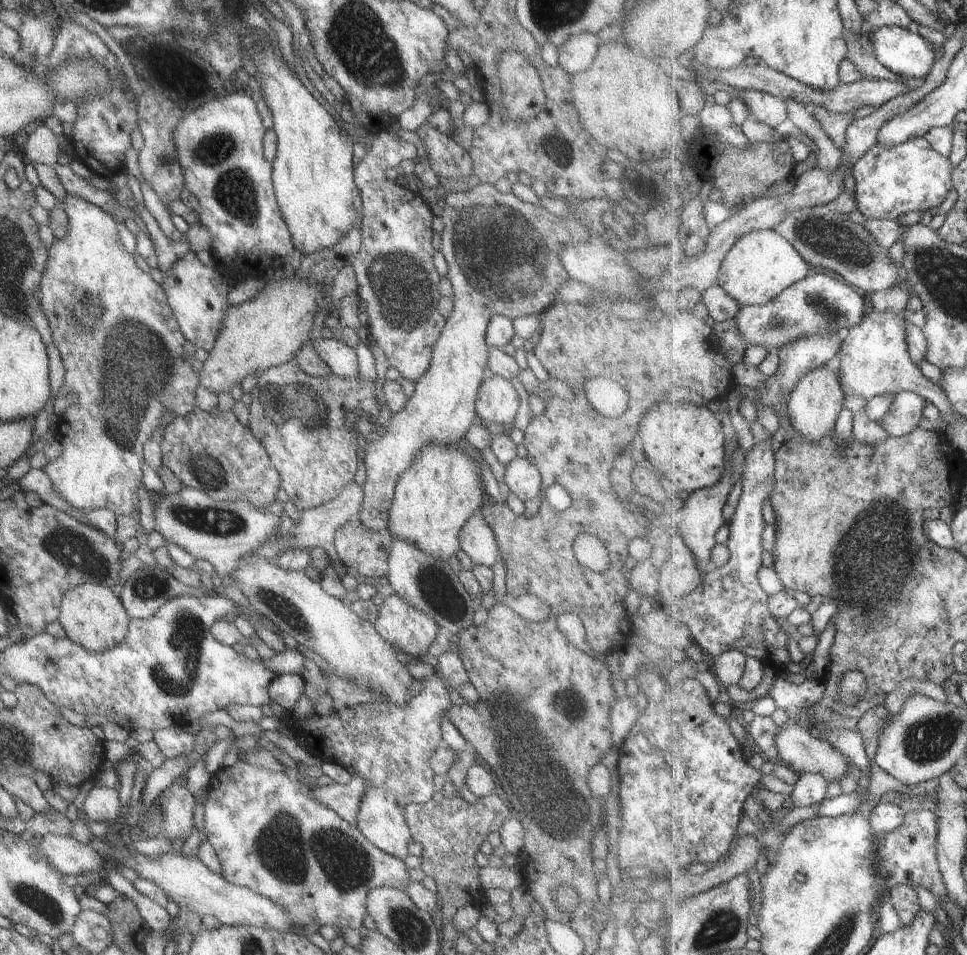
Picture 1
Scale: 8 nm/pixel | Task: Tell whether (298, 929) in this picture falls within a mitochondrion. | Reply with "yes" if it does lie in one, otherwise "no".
no

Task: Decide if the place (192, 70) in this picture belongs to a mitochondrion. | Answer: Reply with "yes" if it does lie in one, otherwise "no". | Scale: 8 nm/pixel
no

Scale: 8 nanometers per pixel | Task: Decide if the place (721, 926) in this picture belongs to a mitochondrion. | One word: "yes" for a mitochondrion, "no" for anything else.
yes

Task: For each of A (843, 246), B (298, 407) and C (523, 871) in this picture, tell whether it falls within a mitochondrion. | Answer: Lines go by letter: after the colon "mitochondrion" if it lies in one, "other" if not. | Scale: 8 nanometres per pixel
A: mitochondrion
B: mitochondrion
C: other

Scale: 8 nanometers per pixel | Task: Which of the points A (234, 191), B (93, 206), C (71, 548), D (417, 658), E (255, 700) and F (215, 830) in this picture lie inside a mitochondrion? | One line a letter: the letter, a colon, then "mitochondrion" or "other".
A: mitochondrion
B: other
C: mitochondrion
D: other
E: other
F: other

